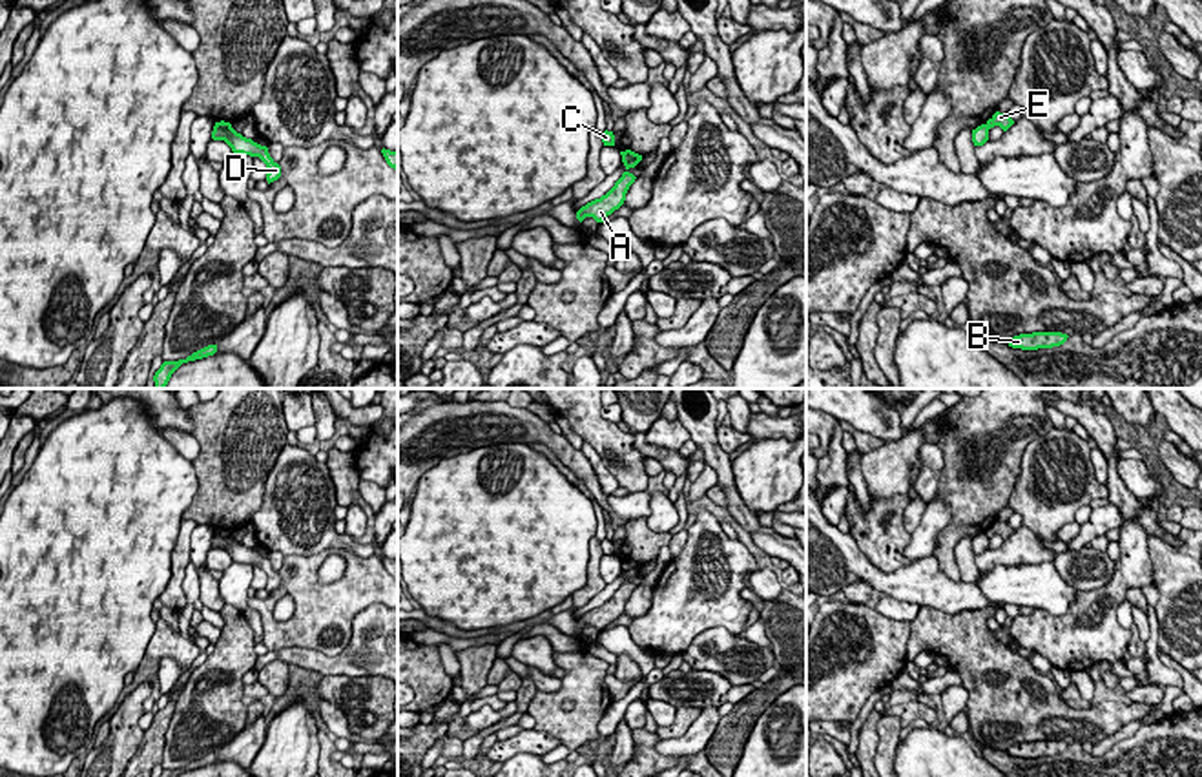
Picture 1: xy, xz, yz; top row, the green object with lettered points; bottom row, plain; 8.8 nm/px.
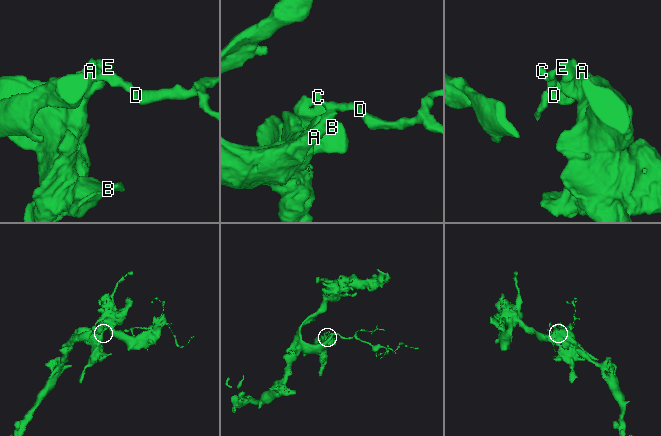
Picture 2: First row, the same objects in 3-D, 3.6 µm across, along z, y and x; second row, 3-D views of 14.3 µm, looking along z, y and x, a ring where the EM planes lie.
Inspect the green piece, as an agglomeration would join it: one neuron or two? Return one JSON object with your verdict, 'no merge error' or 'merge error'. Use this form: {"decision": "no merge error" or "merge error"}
{"decision": "merge error"}

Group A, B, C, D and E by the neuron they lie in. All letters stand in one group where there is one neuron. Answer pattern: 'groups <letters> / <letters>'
groups A B E / C D

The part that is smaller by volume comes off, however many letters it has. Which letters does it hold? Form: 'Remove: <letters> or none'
Remove: C, D

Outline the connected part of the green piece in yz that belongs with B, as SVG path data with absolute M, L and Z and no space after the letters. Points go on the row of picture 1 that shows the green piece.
M1032 332L1032 334L1014 336L1007 343L1012 348L1038 350L1038 348L1060 347L1067 341L1067 337L1069 336L1062 332Z

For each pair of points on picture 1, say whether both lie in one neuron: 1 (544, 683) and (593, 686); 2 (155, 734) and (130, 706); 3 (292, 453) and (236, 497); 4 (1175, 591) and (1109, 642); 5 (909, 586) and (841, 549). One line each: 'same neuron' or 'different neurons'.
1: different neurons
2: different neurons
3: different neurons
4: different neurons
5: same neuron

